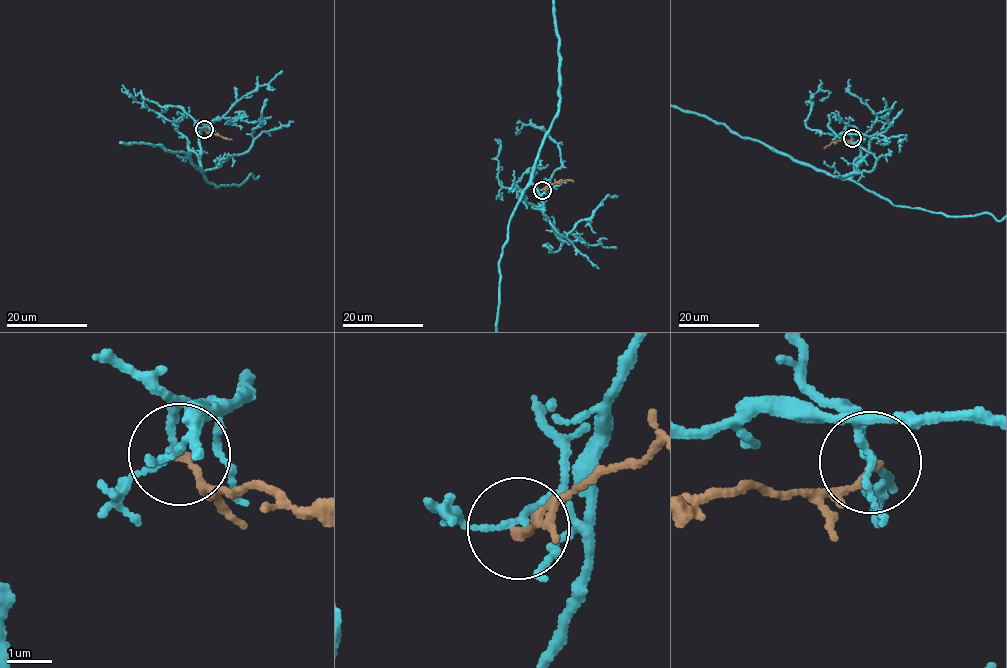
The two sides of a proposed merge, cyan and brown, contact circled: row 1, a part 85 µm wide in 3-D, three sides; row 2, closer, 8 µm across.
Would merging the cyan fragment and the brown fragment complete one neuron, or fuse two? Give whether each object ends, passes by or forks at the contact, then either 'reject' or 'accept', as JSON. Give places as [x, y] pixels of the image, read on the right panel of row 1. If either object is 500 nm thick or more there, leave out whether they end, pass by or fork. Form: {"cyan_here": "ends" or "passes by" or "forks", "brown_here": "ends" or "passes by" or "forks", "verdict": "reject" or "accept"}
{"cyan_here": "passes by", "brown_here": "ends", "verdict": "reject"}

